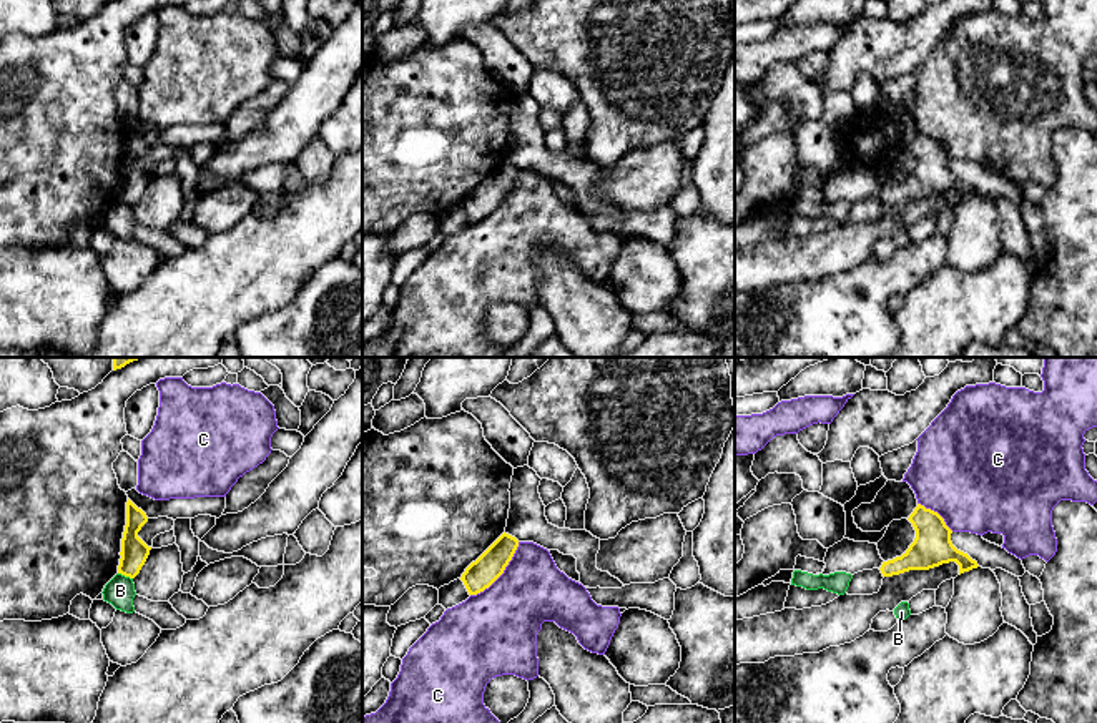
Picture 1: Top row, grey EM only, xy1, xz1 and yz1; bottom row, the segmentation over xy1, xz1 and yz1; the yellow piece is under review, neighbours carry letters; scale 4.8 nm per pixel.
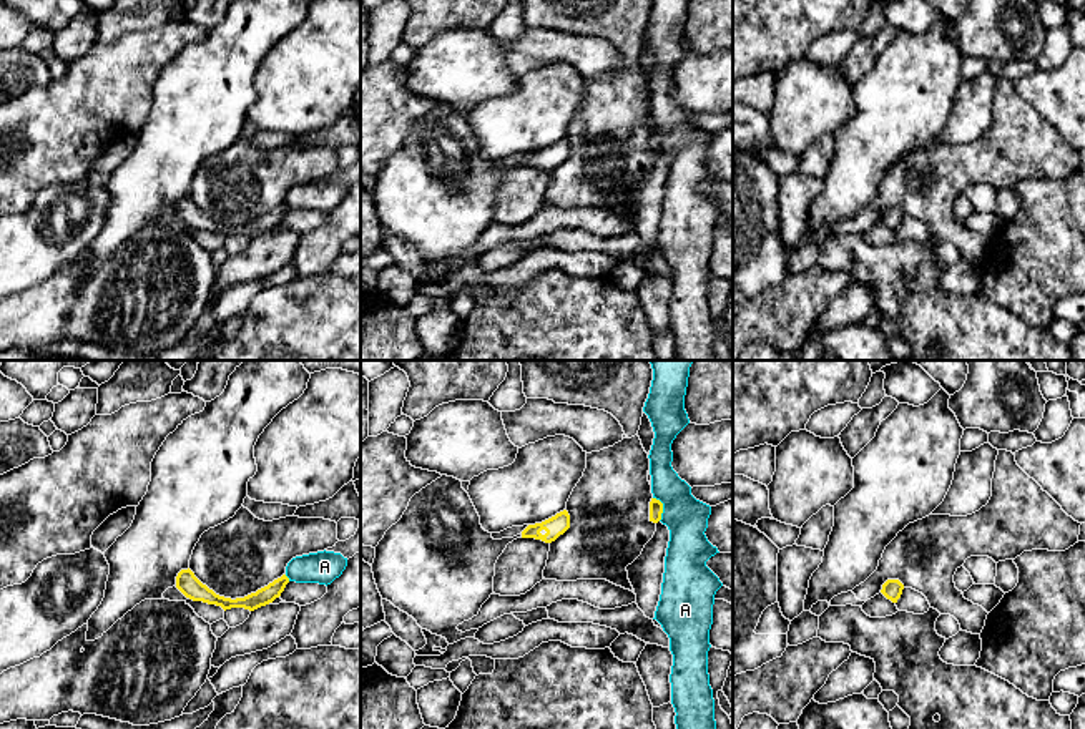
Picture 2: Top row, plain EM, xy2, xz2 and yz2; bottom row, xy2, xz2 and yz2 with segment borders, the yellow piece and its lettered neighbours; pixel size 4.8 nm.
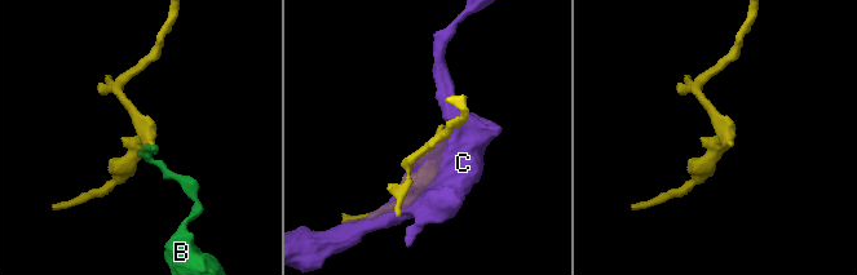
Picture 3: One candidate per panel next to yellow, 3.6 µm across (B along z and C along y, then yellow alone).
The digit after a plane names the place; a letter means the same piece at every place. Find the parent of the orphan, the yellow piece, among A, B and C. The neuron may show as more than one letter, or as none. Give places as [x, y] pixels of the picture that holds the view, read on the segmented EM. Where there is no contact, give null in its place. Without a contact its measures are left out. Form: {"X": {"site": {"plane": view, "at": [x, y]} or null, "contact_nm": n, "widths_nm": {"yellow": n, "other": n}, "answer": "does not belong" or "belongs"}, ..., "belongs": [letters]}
{"A": {"site": {"plane": "xz2", "at": [662, 508]}, "contact_nm": 120, "widths_nm": {"yellow": 60, "other": 200}, "answer": "does not belong"}, "B": {"site": {"plane": "xy1", "at": [125, 575]}, "contact_nm": 80, "widths_nm": {"yellow": 130, "other": 140}, "answer": "does not belong"}, "C": {"site": {"plane": "xz1", "at": [501, 574]}, "contact_nm": 360, "widths_nm": {"yellow": 140, "other": 380}, "answer": "does not belong"}, "belongs": []}

